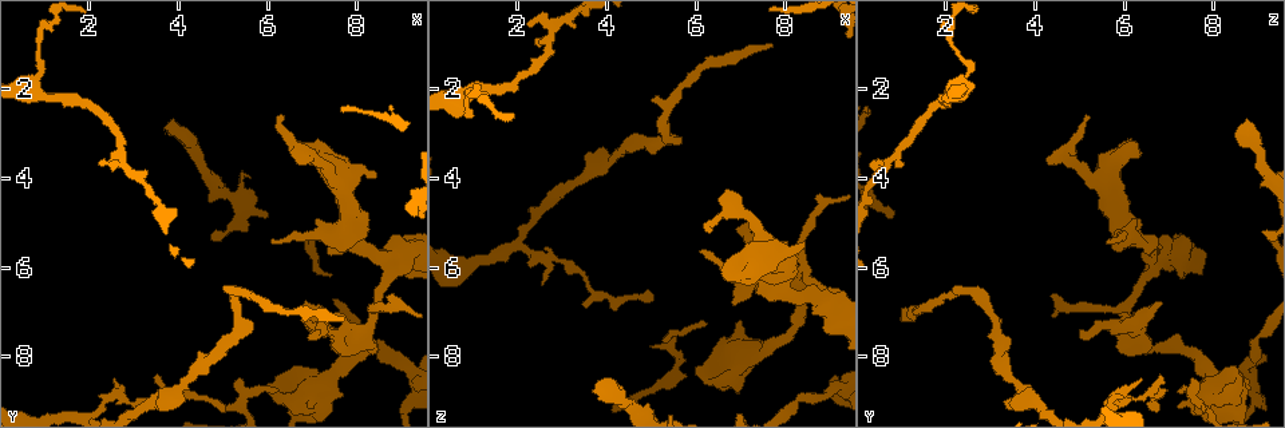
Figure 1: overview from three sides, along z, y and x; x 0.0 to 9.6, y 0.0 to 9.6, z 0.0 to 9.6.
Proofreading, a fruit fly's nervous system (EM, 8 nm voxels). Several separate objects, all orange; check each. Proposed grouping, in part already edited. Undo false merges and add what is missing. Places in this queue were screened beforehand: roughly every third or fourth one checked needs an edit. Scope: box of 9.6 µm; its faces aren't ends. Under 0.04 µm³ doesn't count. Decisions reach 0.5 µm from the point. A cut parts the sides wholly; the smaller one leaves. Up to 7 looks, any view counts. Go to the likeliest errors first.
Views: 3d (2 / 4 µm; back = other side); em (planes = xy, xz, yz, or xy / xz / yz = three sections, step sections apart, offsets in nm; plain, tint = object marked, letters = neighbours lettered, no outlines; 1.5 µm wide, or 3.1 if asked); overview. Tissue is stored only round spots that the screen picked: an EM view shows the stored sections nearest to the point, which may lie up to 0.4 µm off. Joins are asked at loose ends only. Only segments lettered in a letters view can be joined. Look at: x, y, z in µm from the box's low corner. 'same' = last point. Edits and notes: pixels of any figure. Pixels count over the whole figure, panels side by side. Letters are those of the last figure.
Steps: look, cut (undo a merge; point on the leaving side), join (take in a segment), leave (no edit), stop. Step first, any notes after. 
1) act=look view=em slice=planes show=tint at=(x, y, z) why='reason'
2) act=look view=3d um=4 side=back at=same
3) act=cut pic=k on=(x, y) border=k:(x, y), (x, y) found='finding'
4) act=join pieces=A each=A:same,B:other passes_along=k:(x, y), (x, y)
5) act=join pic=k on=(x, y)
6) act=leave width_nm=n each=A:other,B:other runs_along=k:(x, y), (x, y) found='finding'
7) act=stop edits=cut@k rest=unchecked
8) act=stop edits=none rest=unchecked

act=look view=em slice=planes show=letters at=(7.00, 9.00, 7.25) why='stops while still wide'

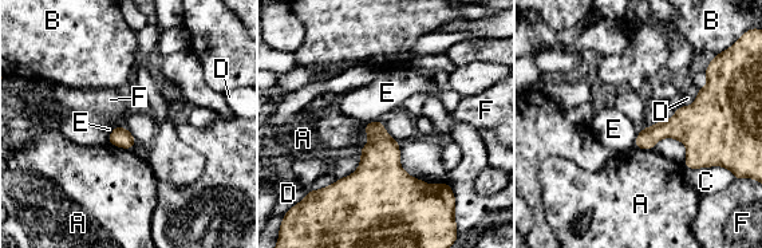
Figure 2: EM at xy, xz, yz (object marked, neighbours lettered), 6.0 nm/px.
act=leave each=A:other,B:other,C:other,D:other,E:other,F:other border=2:(114, 125), (123, 126), (127, 130) found='none of them fits'

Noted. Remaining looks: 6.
act=look view=3d um=2 at=(2.60, 8.55, 6.45) why='tapers out'

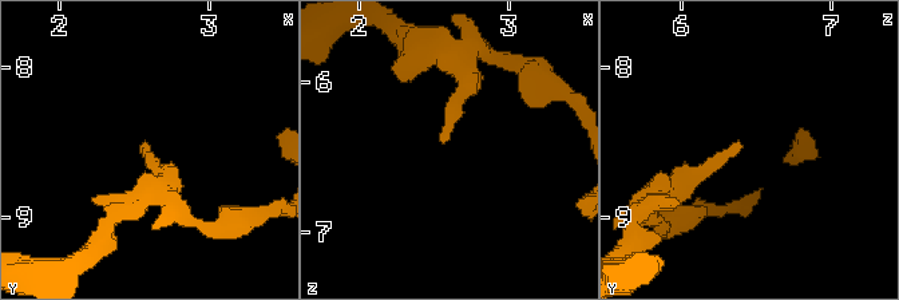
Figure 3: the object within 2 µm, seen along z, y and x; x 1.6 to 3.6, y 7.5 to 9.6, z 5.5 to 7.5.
act=look view=em slice=planes show=plain at=(2.56, 8.50, 6.42) why='now the EM'

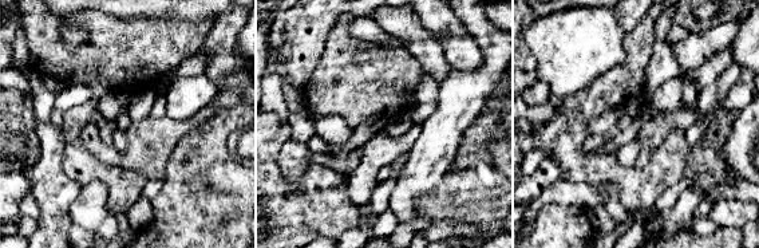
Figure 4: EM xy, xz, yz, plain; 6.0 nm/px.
act=look view=em slice=planes show=letters at=same why='see the neighbours'

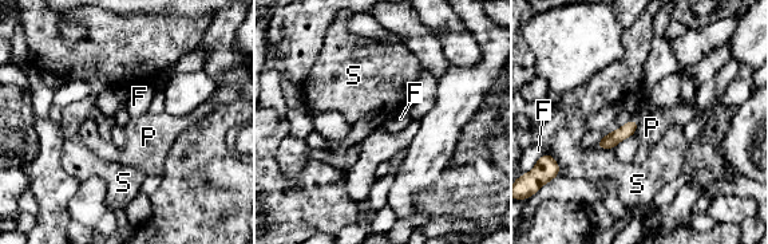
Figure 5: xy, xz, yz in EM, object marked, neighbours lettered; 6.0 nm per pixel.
act=leave each=F:other,P:other,S:other border=5:(638, 124), (633, 133) found='no lettered segment goes on from it'

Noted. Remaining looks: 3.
act=look view=3d um=2 at=(4.90, 5.20, 9.10) why='free end'

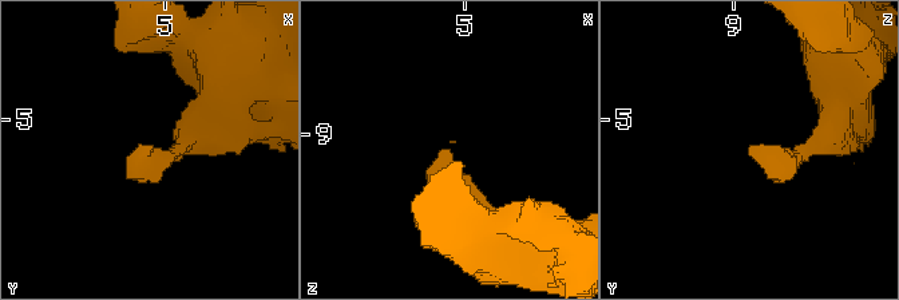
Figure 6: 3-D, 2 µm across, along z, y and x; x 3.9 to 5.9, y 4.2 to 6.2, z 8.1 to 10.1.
act=look view=em slice=xy step=8 show=tint at=(4.88, 5.22, 9.10) why='shape alone is not enough'

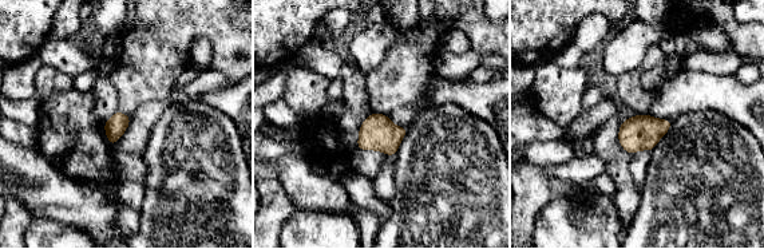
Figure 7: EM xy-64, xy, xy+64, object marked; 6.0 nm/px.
act=look view=em slice=yz step=8 show=letters at=same why='another direction'

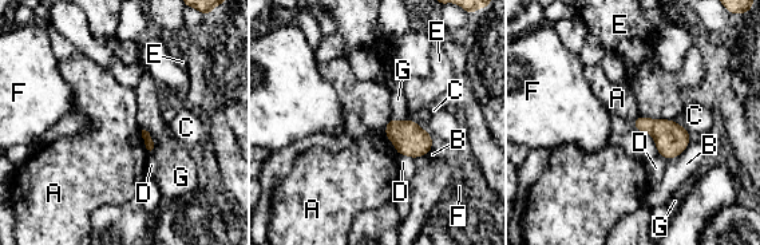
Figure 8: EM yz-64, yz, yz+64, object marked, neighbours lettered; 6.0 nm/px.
act=leave each=A:other,B:other,C:other,D:other,E:other,F:other,G:other border=8:(141, 130), (147, 154) found='no lettered segment goes on from it'

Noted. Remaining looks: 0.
act=stop edits=none rest=unchecked

